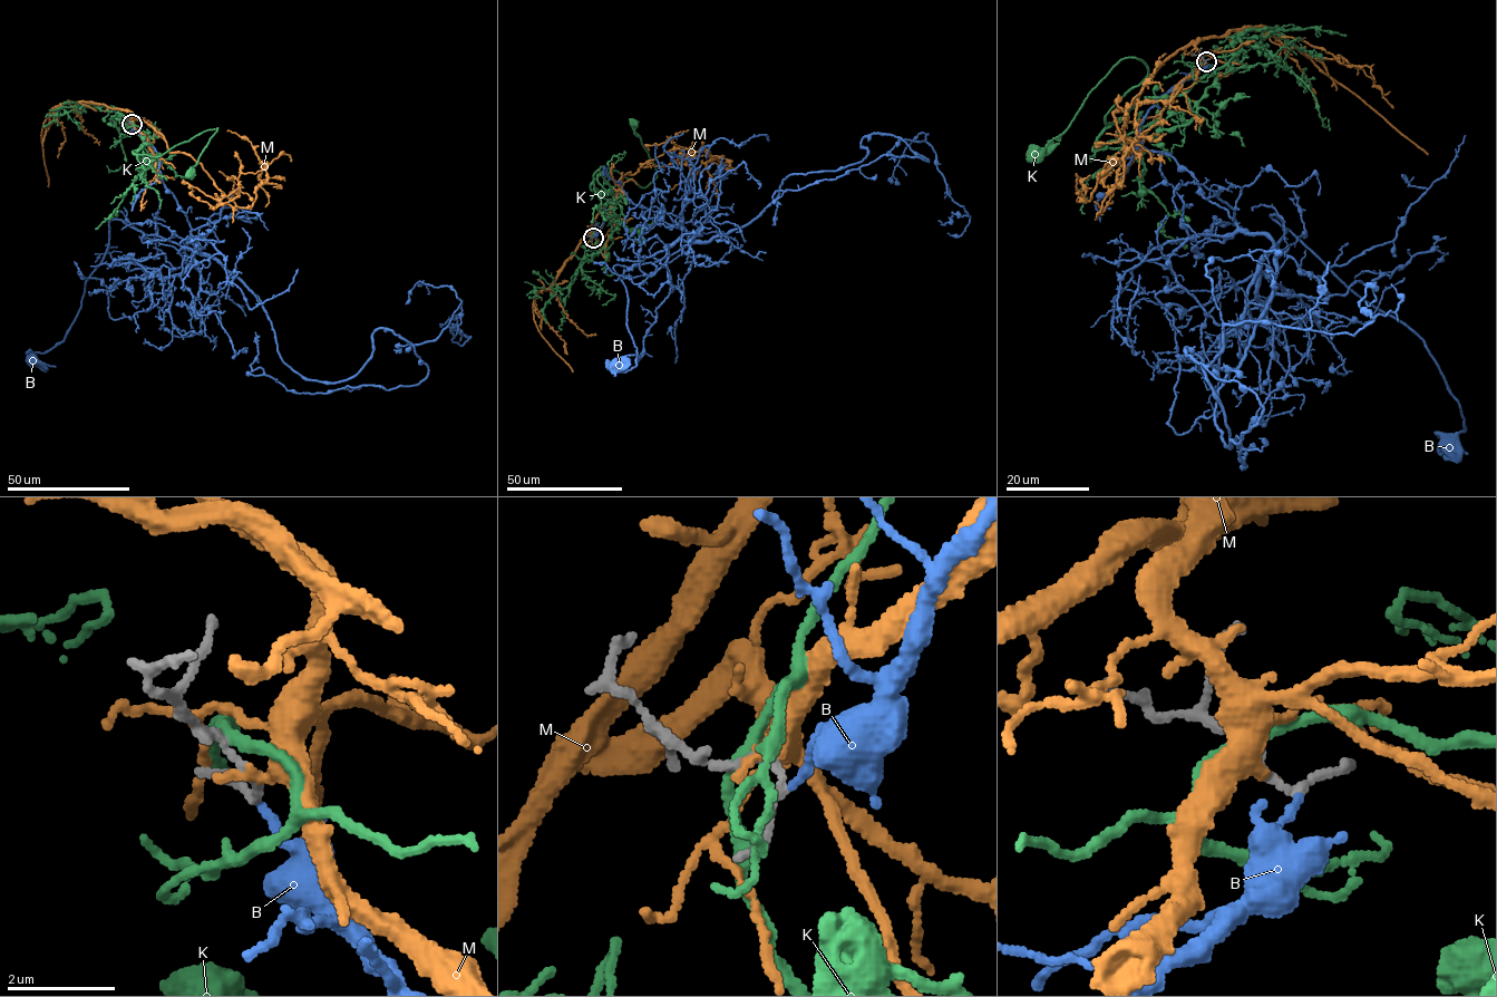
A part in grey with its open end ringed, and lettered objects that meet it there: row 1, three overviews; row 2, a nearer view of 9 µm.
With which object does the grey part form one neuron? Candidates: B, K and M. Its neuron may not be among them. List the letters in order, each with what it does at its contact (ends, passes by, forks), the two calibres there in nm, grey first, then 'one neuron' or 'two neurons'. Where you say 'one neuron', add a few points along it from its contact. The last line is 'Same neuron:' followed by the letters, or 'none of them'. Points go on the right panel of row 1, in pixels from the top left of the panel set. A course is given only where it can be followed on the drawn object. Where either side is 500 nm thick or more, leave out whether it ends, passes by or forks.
B: it ends; calibres 150 and 120 nm; one neuron; course (1205, 61), (1155, 103), (1141, 145), (1272, 248), (1286, 231), (1279, 218), (1413, 330), (1459, 405), (1452, 445)
K: it passes by; calibres 160 and 200 nm; two neurons
M: it passes by; calibres 150 and 280 nm; two neurons
Same neuron: B

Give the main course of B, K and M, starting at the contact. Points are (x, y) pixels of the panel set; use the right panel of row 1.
B: (1205, 61), (1155, 103), (1141, 145), (1272, 248), (1286, 231), (1279, 218), (1413, 330), (1459, 405), (1452, 445)
K: (1203, 57), (1232, 56), (1182, 94), (1148, 97), (1106, 123), (1148, 73), (1144, 63), (1125, 57), (1034, 156)
M: (1203, 59), (1192, 41), (1114, 114), (1125, 145), (1117, 186), (1138, 137), (1138, 97), (1163, 56)

